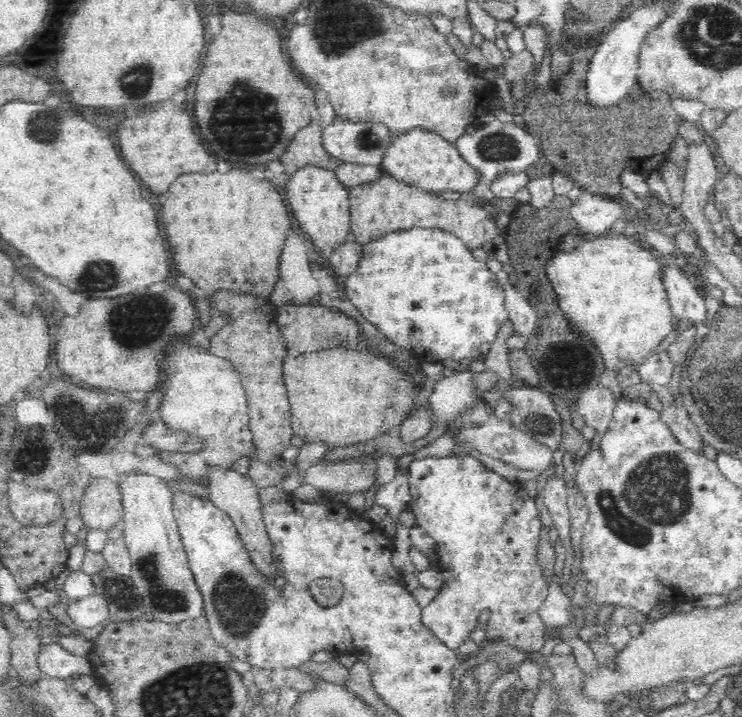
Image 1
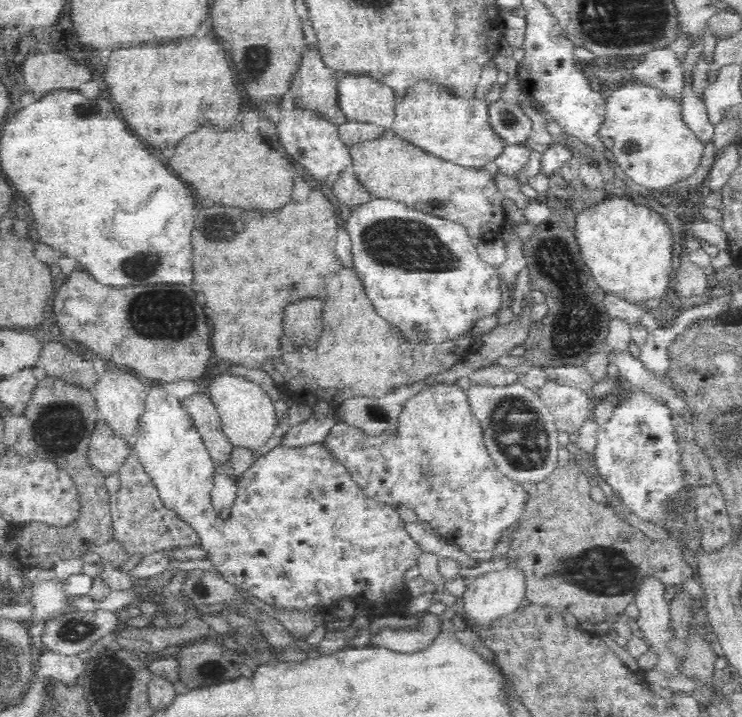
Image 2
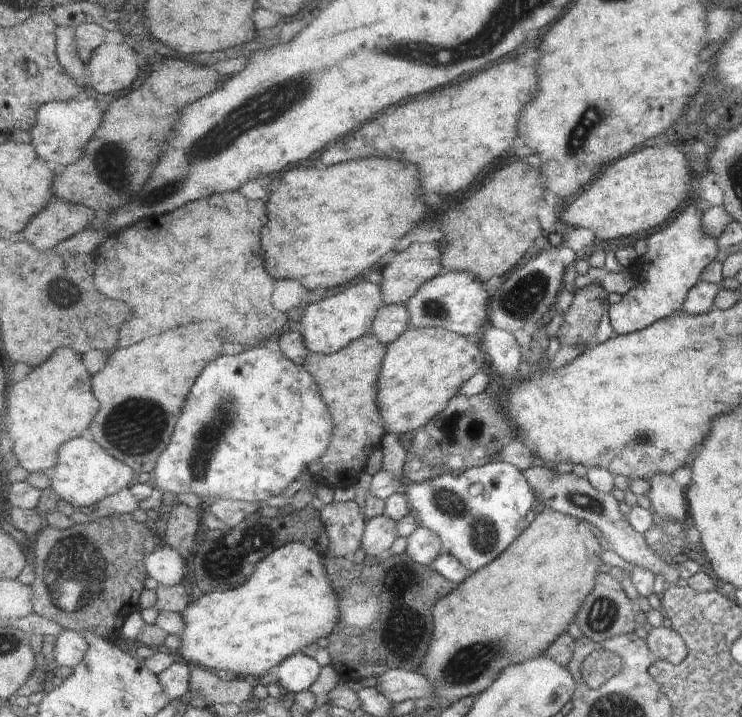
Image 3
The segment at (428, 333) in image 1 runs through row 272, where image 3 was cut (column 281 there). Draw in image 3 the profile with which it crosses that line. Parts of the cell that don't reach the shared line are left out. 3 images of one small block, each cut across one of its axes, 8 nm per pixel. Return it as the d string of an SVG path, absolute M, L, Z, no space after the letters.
M264 343L241 354L222 354L211 361L195 381L171 444L154 470L154 484L163 493L192 492L201 499L213 497L259 504L268 496L283 494L301 474L325 456L334 428L334 415L326 406L314 376L275 346Z

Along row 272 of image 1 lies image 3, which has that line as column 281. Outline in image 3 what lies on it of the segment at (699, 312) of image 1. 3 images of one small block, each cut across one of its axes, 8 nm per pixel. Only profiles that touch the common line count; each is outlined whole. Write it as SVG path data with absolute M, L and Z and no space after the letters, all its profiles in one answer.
M298 652L277 666L273 672L274 679L288 692L299 694L309 690L319 678L321 666L315 658L308 653Z

